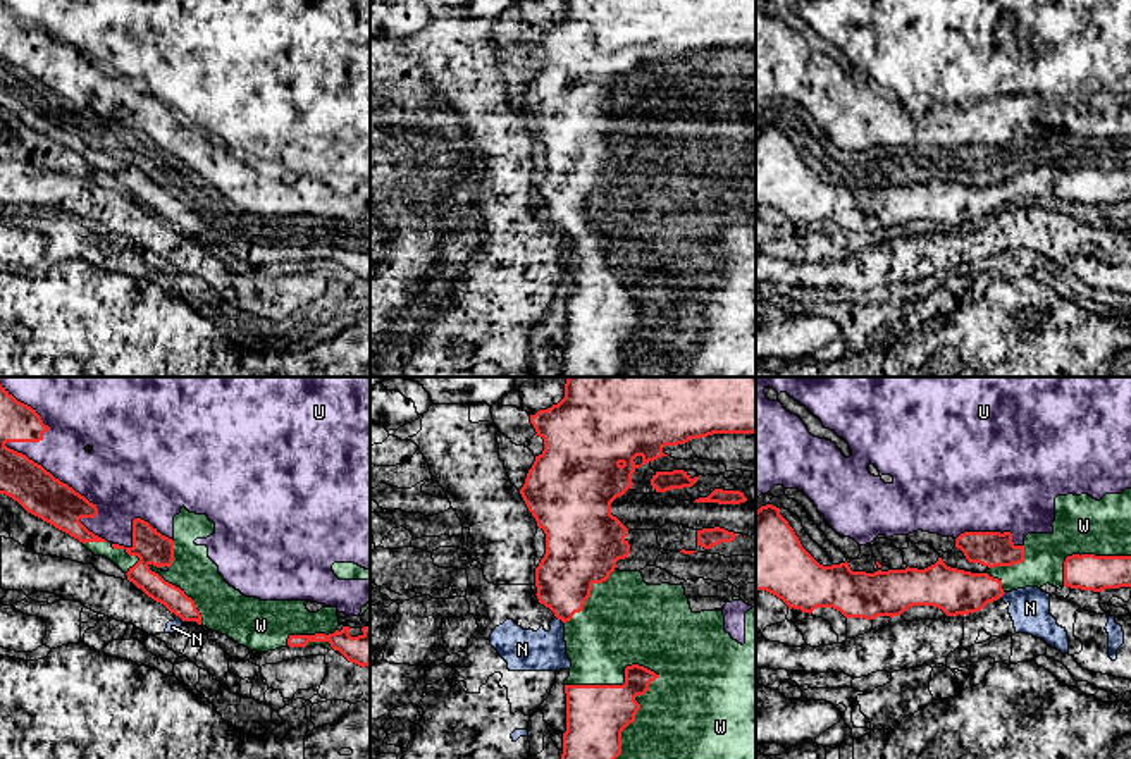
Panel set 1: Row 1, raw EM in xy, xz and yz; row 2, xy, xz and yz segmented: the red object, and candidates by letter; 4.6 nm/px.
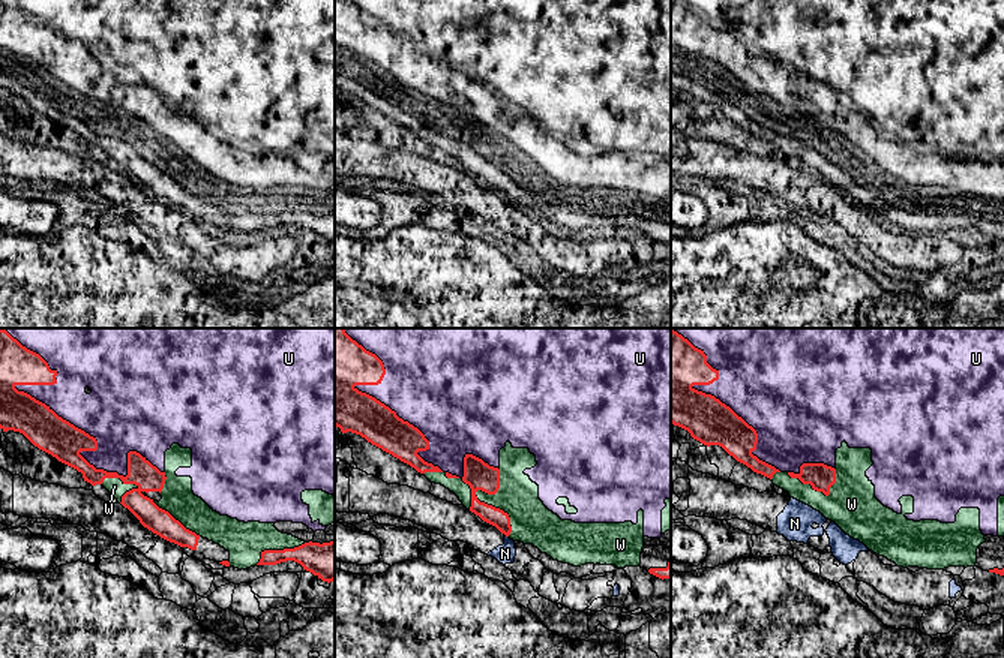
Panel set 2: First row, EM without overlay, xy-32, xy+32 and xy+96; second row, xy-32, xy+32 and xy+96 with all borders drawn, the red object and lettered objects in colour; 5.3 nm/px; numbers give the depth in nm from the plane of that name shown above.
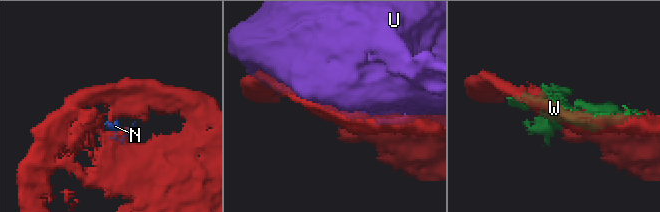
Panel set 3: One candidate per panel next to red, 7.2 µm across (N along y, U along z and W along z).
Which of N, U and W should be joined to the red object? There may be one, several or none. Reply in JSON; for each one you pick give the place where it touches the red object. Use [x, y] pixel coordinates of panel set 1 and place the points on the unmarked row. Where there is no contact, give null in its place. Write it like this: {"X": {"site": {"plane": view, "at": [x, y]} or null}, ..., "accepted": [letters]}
{"accepted": []}

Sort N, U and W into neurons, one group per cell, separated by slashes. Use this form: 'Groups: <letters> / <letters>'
Groups: N / U W

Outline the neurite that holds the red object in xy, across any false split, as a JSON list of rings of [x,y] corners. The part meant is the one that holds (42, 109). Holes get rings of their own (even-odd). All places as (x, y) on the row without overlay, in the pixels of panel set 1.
[[[0,0],[0,108],[17,115],[28,127],[41,133],[79,157],[107,157],[79,134],[95,133],[96,119],[55,93],[7,57],[40,57],[50,41],[31,21],[17,15]]]

